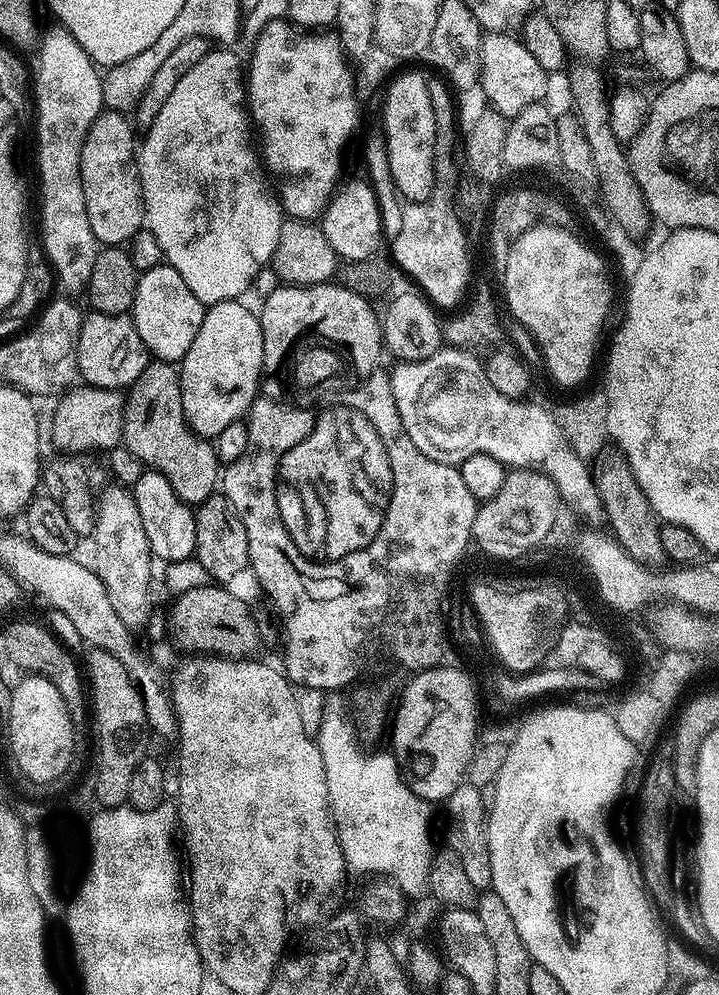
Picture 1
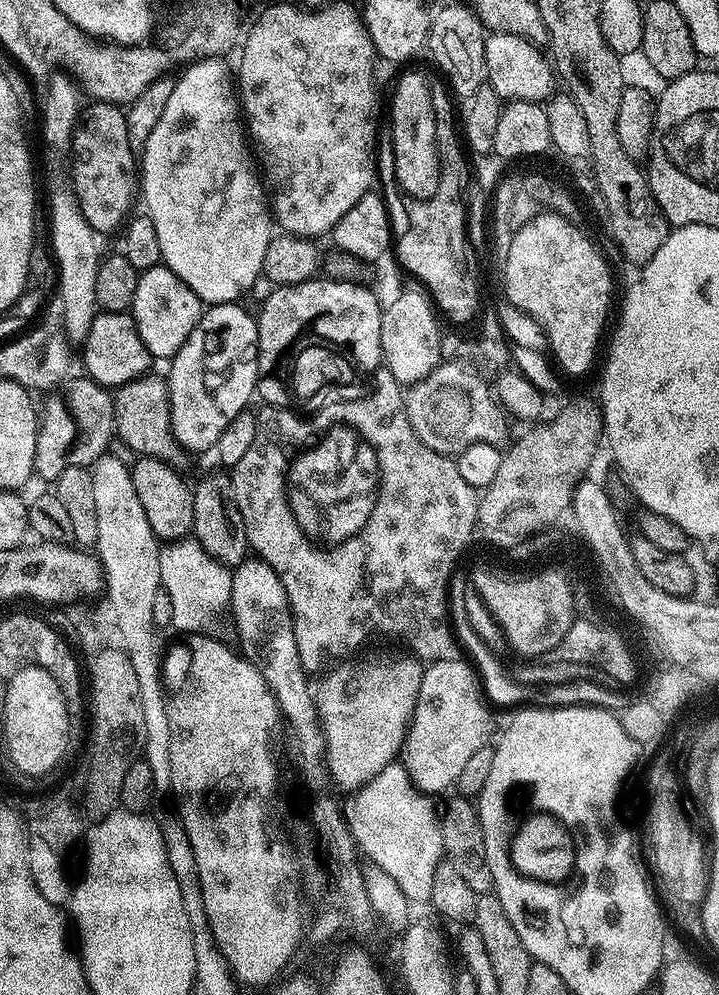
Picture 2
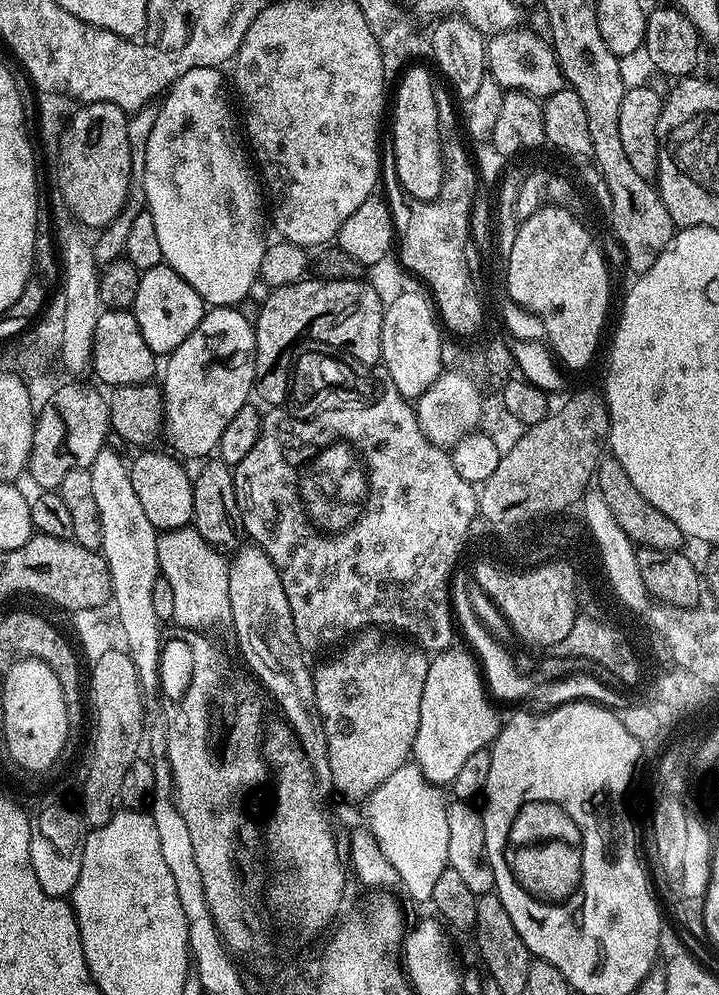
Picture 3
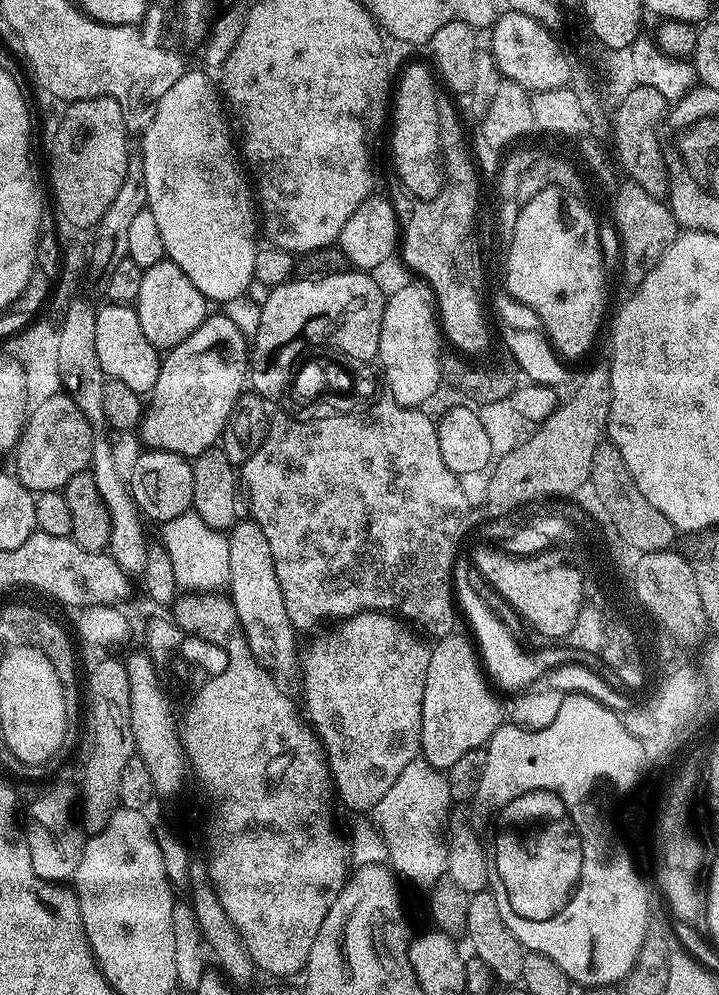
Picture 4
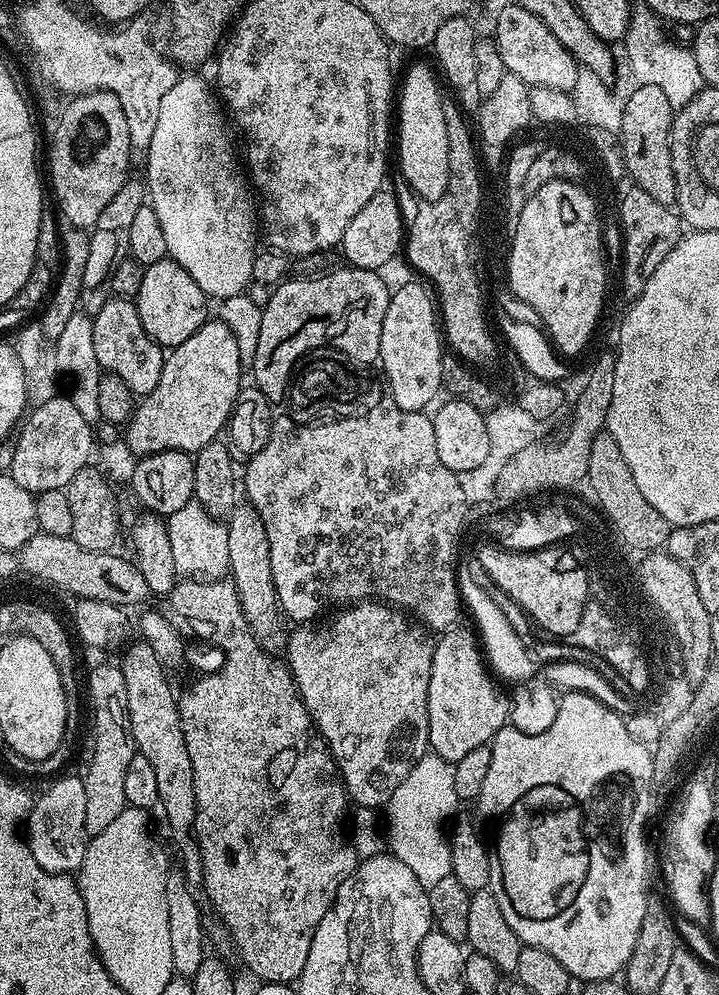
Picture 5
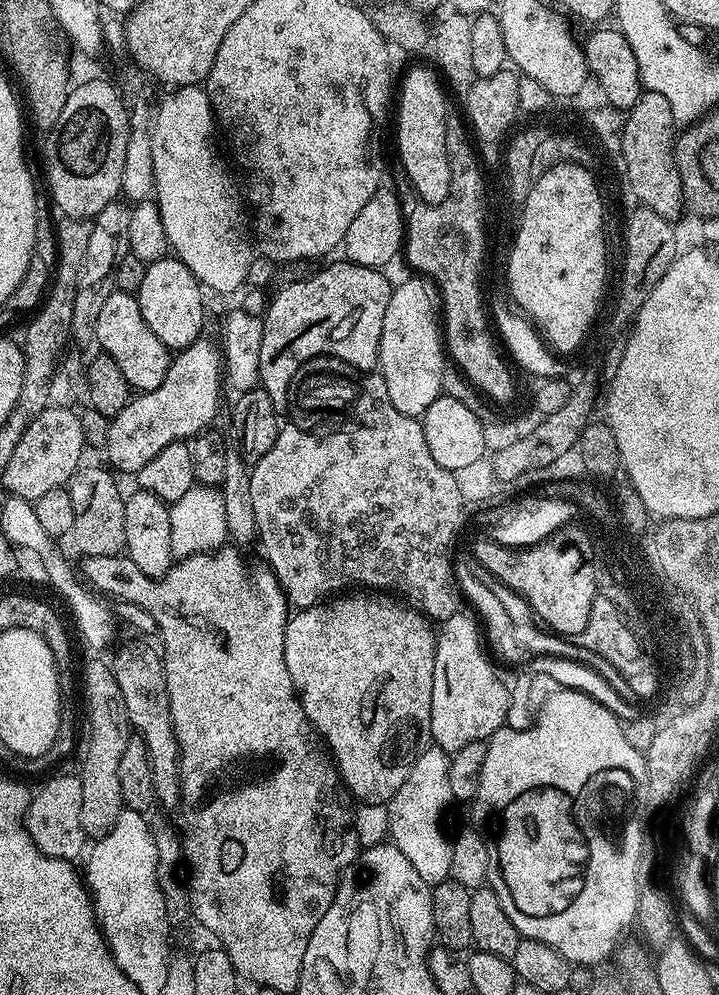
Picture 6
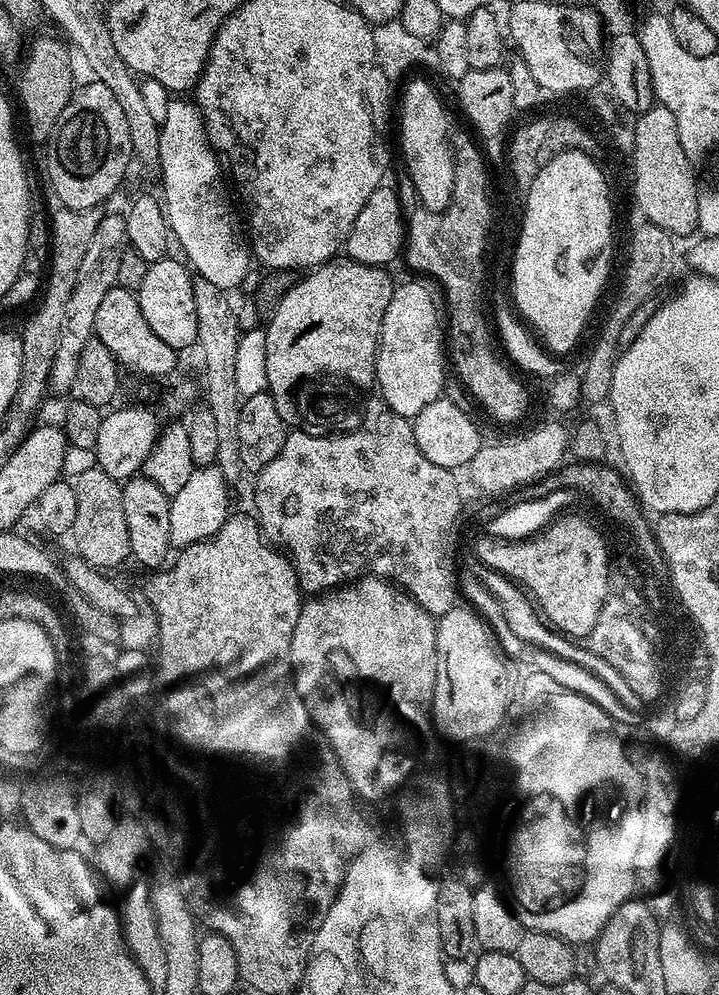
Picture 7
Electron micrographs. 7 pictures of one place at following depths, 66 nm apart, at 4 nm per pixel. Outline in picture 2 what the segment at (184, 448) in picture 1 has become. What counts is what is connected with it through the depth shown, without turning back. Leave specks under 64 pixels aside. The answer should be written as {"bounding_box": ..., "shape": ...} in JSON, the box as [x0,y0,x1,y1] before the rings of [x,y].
{"bounding_box":[115,374,186,466],"shape":[[[145,374],[115,389],[116,431],[115,435],[136,453],[137,457],[149,456],[163,464],[180,466],[186,457],[185,449],[172,433],[172,410],[168,381],[163,375]]]}

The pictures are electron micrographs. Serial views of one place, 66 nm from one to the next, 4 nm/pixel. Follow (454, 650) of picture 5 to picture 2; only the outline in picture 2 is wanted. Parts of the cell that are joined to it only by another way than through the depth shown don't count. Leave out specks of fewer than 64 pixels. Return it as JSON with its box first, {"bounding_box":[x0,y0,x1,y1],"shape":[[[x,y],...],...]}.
{"bounding_box":[402,659,489,792],"shape":[[[467,659],[438,660],[424,670],[412,722],[404,736],[402,763],[422,792],[444,792],[479,754],[488,740],[489,701],[481,687],[477,669]]]}

